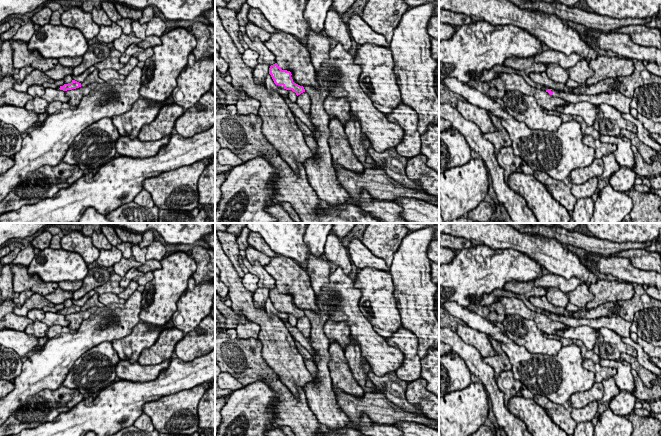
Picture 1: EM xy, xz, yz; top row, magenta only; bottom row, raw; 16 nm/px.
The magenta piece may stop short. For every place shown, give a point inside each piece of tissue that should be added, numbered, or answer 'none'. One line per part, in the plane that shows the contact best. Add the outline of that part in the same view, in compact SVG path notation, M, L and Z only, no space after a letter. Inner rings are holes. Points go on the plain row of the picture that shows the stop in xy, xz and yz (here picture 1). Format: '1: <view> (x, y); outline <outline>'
1: yz (615, 323); outline M552 313L551 316L553 317L552 320L560 322L569 327L589 326L595 330L608 328L621 337L630 337L630 327L632 322L628 322L620 316L614 315L612 317L600 317L597 319L577 319L573 317L557 315L554 313Z

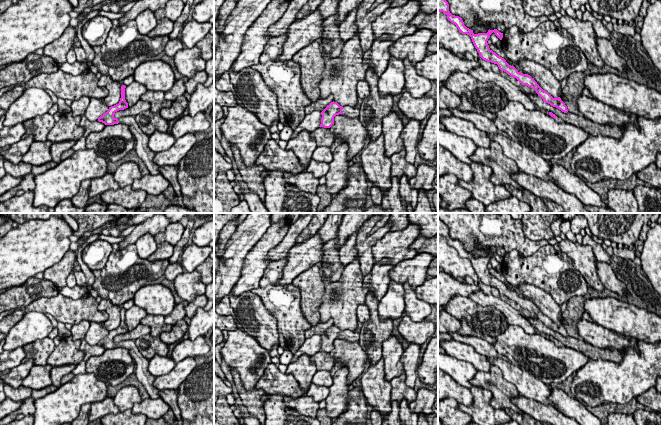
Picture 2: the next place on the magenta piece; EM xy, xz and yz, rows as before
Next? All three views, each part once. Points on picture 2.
1: xz (350, 336); outline M344 330L342 336L349 342L357 342L360 339L360 334L358 332L350 330Z

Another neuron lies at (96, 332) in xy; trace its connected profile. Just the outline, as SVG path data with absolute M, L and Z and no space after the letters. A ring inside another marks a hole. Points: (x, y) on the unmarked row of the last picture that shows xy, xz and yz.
M90 322L90 327L83 338L90 346L97 345L98 342L108 335L109 331L104 328L104 322Z

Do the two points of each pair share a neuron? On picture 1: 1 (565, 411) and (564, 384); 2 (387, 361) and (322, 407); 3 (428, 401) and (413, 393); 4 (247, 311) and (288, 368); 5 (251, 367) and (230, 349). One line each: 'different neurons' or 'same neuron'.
1: different neurons
2: different neurons
3: same neuron
4: same neuron
5: same neuron

